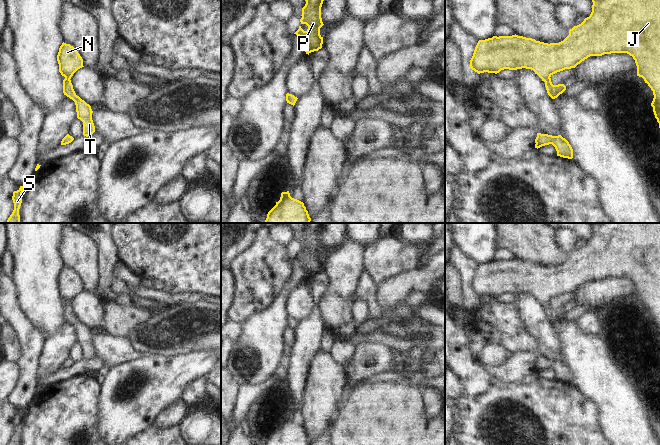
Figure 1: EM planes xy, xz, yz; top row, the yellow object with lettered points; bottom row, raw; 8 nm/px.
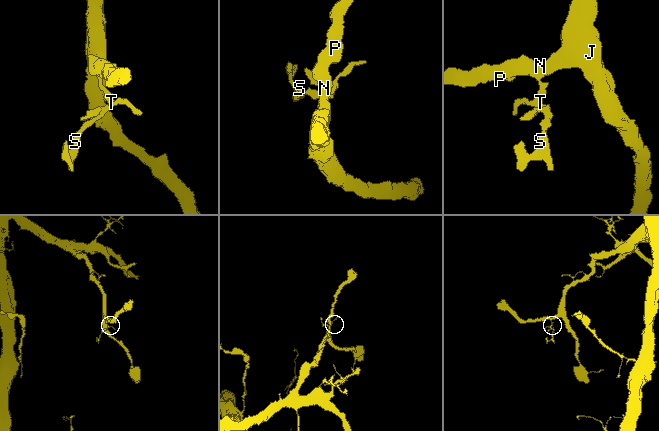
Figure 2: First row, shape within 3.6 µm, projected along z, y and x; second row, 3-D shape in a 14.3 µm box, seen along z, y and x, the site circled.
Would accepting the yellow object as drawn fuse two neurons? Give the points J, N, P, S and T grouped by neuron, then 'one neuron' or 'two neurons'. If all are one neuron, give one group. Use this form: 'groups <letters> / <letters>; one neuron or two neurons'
groups J N P S T; one neuron

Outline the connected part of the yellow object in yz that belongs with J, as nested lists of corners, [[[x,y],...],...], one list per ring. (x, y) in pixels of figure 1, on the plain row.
[[[591,223],[593,226],[592,236],[584,245],[569,254],[569,259],[559,267],[544,267],[523,260],[493,260],[485,264],[479,264],[470,291],[478,298],[499,297],[501,294],[531,293],[542,305],[548,319],[555,323],[566,314],[564,308],[553,309],[551,300],[565,293],[575,292],[590,280],[602,280],[611,277],[627,277],[633,281],[637,290],[637,300],[642,301],[645,307],[653,315],[651,330],[660,352],[660,223]]]

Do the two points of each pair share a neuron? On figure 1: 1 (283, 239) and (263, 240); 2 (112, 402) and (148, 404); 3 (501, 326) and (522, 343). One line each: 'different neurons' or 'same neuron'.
1: different neurons
2: same neuron
3: same neuron

